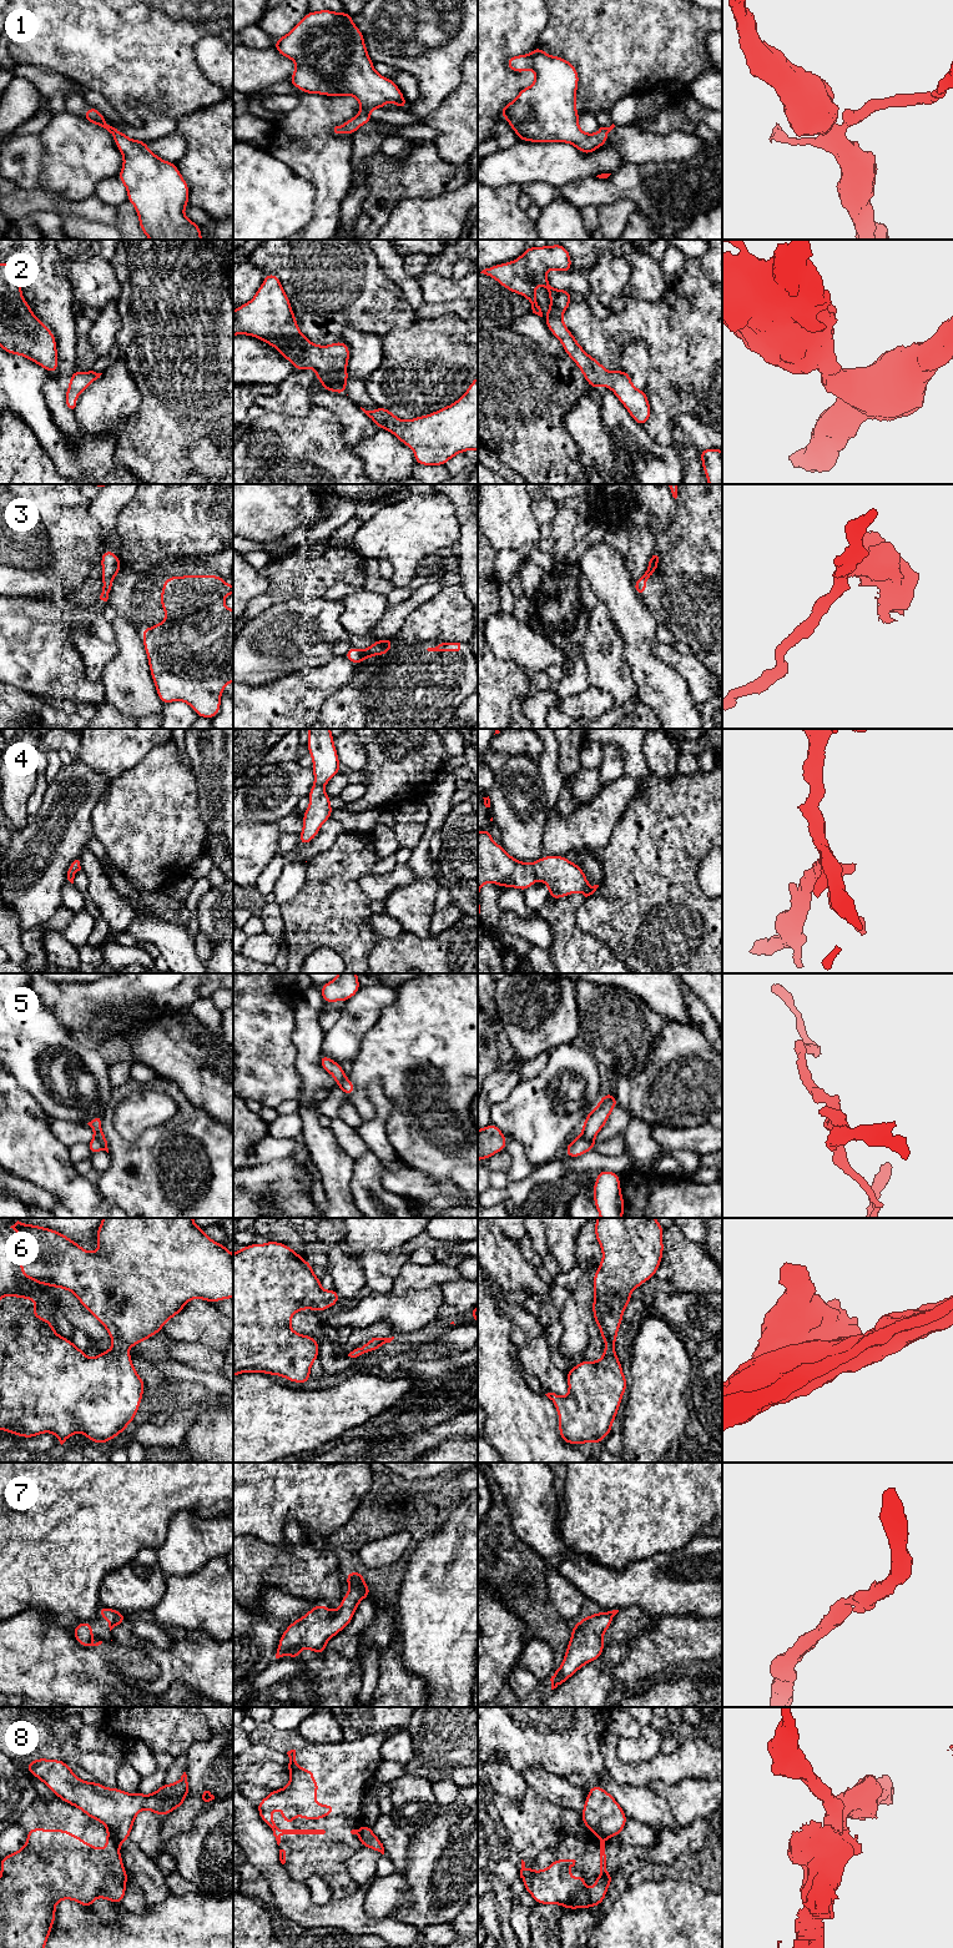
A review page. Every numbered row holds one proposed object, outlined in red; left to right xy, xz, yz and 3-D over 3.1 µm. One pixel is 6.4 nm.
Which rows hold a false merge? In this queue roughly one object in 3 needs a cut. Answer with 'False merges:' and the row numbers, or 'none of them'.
False merges: 3, 5, 8

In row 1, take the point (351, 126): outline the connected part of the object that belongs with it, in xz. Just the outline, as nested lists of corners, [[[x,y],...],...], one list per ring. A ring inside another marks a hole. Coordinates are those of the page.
[[[328,9],[308,11],[287,35],[276,39],[274,47],[278,54],[292,59],[296,64],[296,70],[289,79],[293,87],[301,89],[303,94],[351,95],[362,105],[362,110],[353,119],[334,127],[336,134],[354,135],[362,125],[372,121],[369,111],[384,109],[387,102],[393,101],[397,109],[402,110],[408,106],[395,82],[374,70],[365,49],[364,36],[353,24],[353,16],[346,11],[333,12]]]

